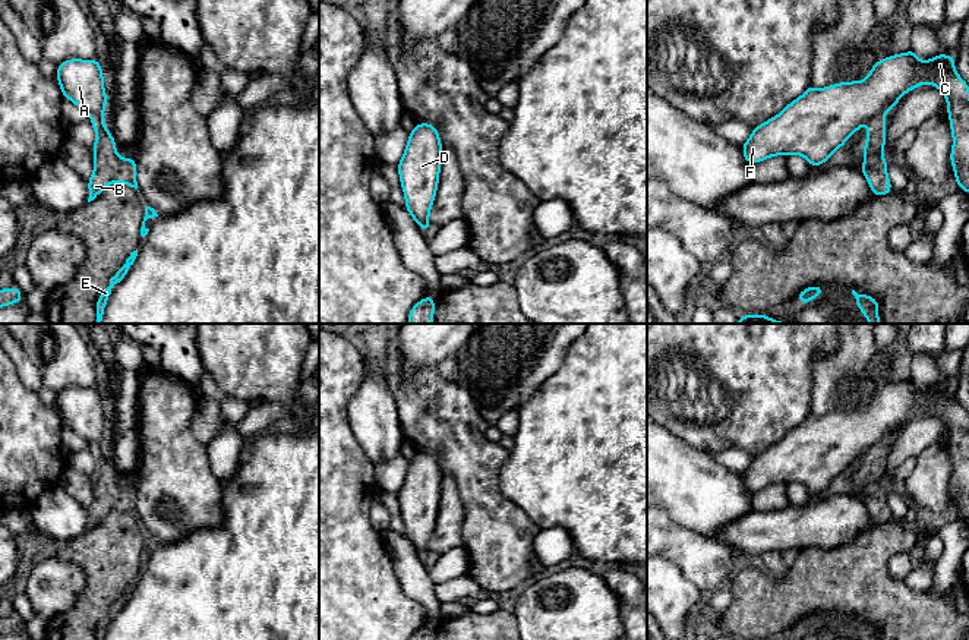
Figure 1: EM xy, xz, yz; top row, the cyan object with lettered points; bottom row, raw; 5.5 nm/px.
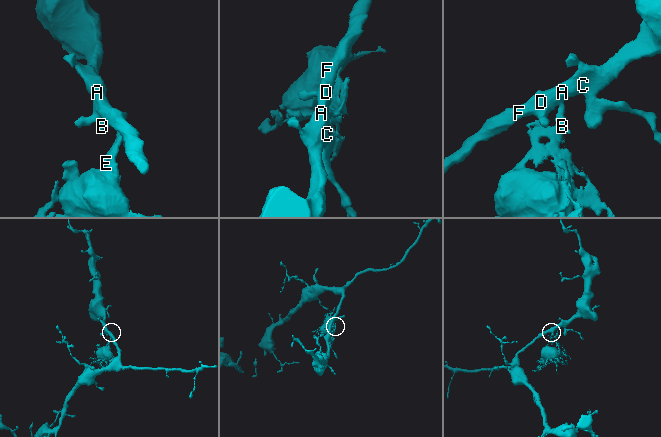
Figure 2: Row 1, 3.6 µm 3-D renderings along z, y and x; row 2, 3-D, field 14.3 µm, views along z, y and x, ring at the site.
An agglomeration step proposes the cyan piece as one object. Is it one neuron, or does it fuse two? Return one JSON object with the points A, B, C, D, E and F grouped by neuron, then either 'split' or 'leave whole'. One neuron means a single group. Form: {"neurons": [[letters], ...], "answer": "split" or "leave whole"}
{"neurons": [["A", "C", "D", "F"], ["B", "E"]], "answer": "split"}

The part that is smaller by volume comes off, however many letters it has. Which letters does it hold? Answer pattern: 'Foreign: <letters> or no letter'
Foreign: B, E

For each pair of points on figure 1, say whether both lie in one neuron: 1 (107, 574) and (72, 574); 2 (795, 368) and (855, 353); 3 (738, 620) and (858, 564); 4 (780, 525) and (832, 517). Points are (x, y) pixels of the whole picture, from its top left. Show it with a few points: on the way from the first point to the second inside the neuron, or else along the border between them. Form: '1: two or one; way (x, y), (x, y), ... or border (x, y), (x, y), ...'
1: two; border (56, 555), (84, 573), (84, 588), (72, 607)
2: two; border (836, 339), (833, 350), (814, 359), (810, 397)
3: one; way (767, 605), (791, 599), (817, 582), (829, 582)
4: one; way (794, 525), (818, 525)

